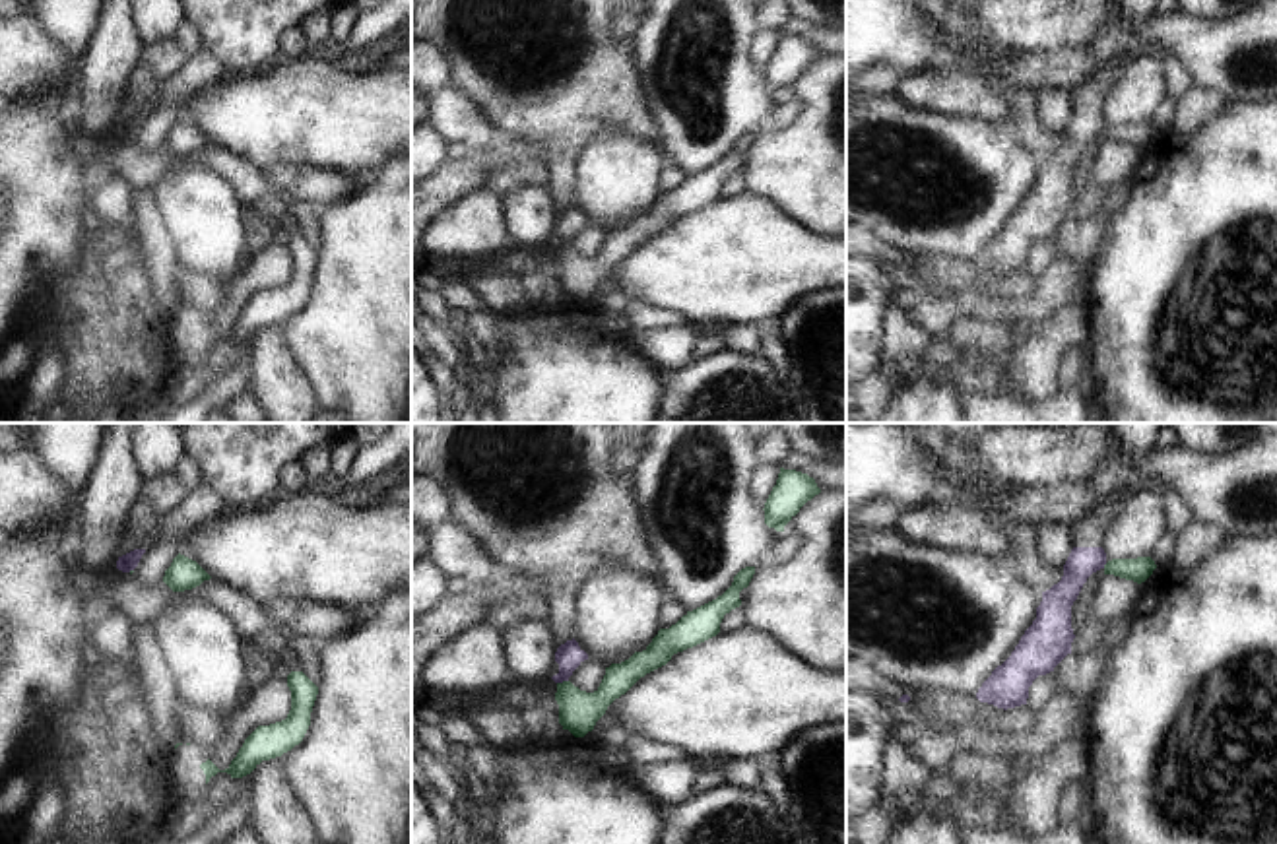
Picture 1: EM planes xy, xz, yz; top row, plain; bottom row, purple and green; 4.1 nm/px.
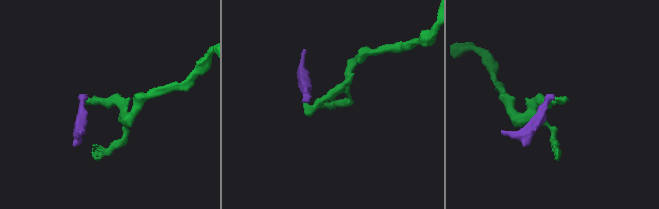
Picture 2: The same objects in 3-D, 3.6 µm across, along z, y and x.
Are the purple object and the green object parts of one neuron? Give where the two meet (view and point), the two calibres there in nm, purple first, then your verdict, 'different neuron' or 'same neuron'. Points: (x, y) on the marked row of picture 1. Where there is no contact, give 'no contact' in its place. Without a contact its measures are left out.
xz (561, 681) | 110/170 nm | different neuron

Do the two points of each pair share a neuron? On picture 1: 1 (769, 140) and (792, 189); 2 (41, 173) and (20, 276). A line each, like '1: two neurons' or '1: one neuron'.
1: one neuron
2: one neuron

